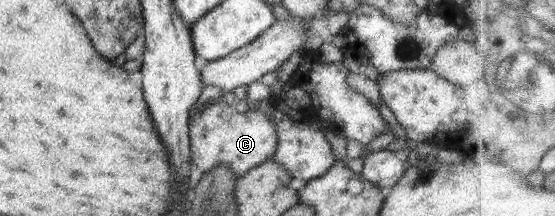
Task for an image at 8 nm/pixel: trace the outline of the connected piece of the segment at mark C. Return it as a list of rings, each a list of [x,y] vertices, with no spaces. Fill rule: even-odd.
[[[229,99],[215,101],[209,105],[203,113],[190,115],[189,122],[190,129],[190,161],[191,161],[191,175],[195,177],[195,181],[199,181],[201,175],[213,167],[219,165],[228,166],[233,170],[235,176],[243,176],[247,171],[265,163],[269,160],[277,149],[277,130],[273,120],[269,118],[269,114],[265,114],[263,110],[248,110],[243,113],[236,110]]]

